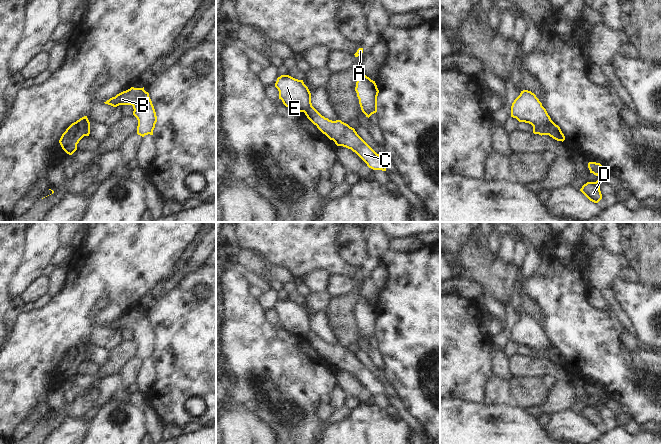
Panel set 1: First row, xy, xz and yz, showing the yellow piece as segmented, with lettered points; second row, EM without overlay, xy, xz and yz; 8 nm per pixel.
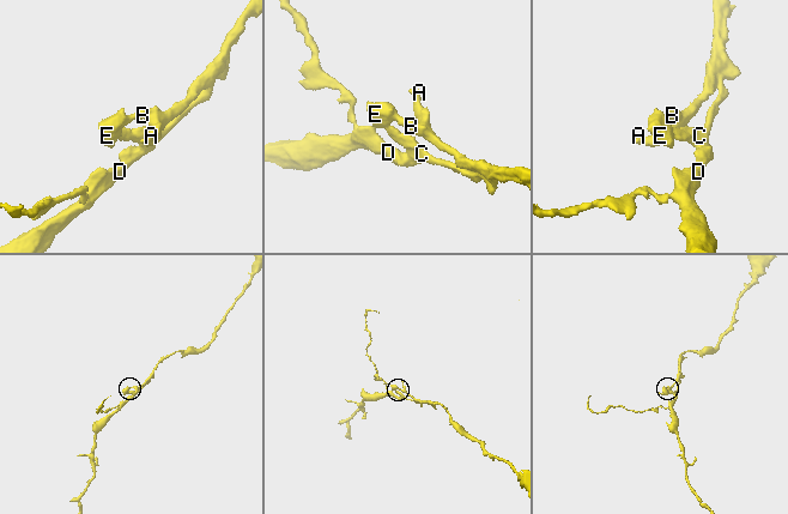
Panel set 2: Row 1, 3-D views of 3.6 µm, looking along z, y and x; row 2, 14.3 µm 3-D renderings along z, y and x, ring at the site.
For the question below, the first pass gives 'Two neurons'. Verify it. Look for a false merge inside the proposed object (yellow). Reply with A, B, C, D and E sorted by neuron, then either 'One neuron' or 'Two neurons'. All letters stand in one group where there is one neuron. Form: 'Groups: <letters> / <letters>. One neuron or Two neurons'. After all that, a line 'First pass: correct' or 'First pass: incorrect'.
Groups: A B E / C D. Two neurons.
First pass: correct

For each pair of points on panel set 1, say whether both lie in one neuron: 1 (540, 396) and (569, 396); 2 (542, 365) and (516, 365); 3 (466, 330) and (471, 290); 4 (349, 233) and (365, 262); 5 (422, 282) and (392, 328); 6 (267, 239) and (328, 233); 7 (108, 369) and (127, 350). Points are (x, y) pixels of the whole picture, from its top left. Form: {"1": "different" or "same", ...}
{"1": "different", "2": "same", "3": "different", "4": "same", "5": "same", "6": "same", "7": "same"}

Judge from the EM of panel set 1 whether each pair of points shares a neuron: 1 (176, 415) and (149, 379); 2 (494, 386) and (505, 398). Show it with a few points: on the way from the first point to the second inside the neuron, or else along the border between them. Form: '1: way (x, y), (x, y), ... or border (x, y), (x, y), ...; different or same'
1: border (154, 362), (157, 381), (152, 389); different
2: way (497, 389), (502, 395); same

